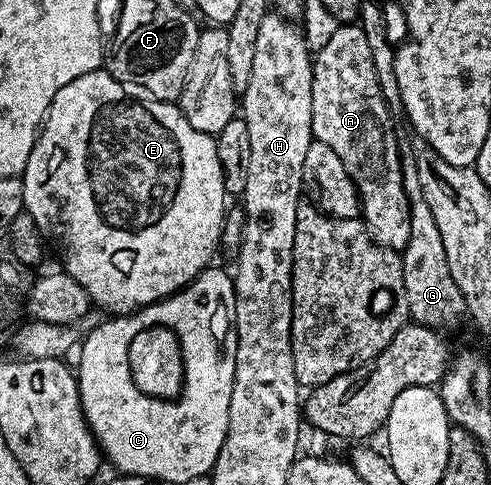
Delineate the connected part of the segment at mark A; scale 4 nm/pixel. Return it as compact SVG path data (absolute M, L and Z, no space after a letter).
M339 25L336 33L332 33L328 43L324 45L313 56L314 76L312 77L312 136L317 142L328 145L344 161L344 169L354 178L354 183L358 187L358 198L360 200L360 215L364 220L374 241L381 243L383 247L390 247L396 252L401 252L402 248L408 245L410 236L410 202L404 189L402 180L402 158L398 156L398 136L399 132L394 131L395 120L390 117L390 110L380 93L380 81L376 81L376 65L372 65L372 53L368 50L368 37L364 37L361 26L358 25Z

